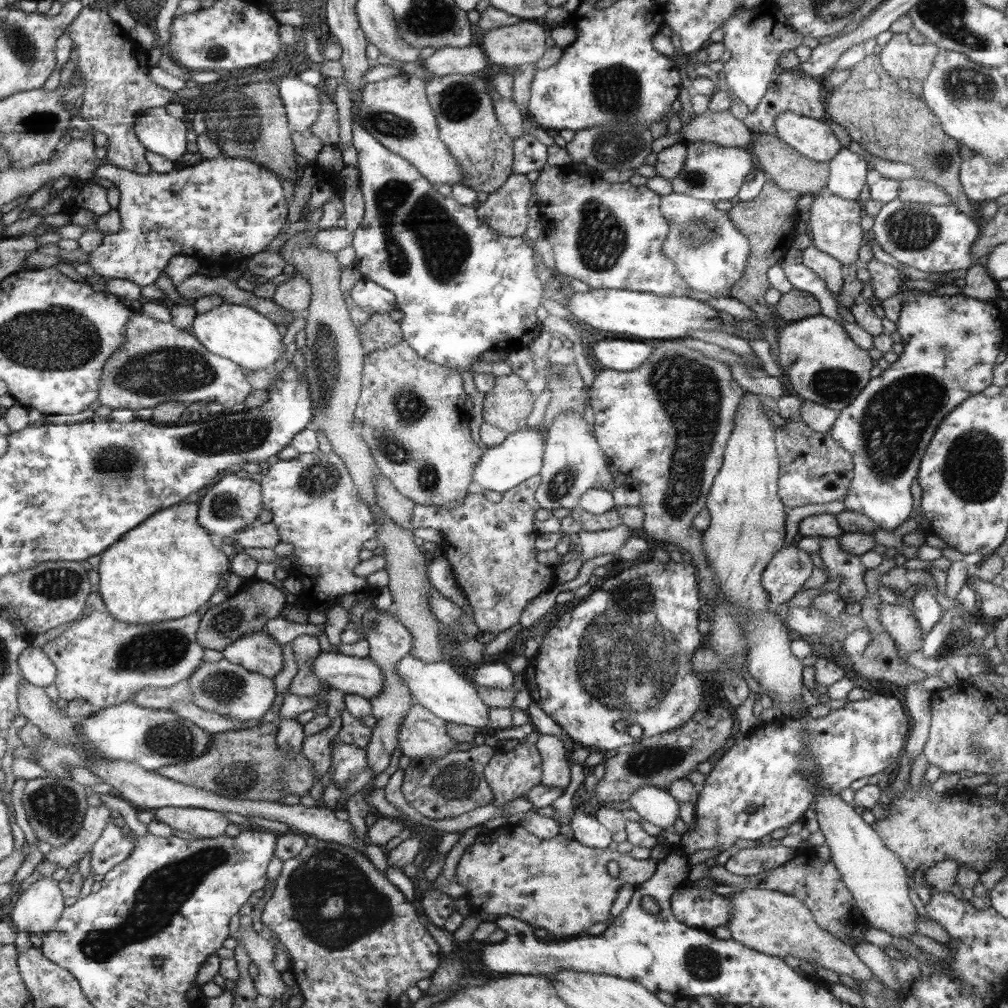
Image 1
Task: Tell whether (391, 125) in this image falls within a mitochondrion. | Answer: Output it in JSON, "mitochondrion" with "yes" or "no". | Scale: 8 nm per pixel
{"mitochondrion":"yes"}

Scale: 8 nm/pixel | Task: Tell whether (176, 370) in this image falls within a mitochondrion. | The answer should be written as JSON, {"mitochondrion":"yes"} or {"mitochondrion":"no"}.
{"mitochondrion":"yes"}

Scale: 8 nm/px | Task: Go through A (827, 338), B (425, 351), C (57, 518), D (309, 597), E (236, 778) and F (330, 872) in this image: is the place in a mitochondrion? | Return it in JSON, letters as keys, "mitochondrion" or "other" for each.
{"A":"other","B":"other","C":"other","D":"other","E":"mitochondrion","F":"mitochondrion"}

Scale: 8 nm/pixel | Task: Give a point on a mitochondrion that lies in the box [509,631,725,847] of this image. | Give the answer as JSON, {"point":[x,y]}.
{"point":[651,762]}

